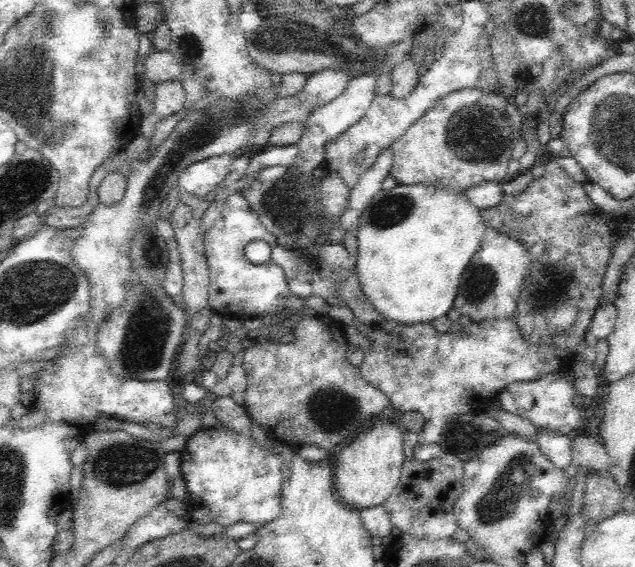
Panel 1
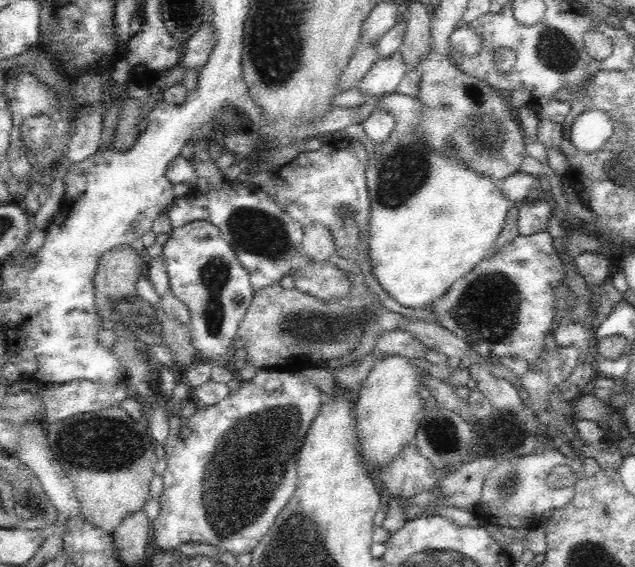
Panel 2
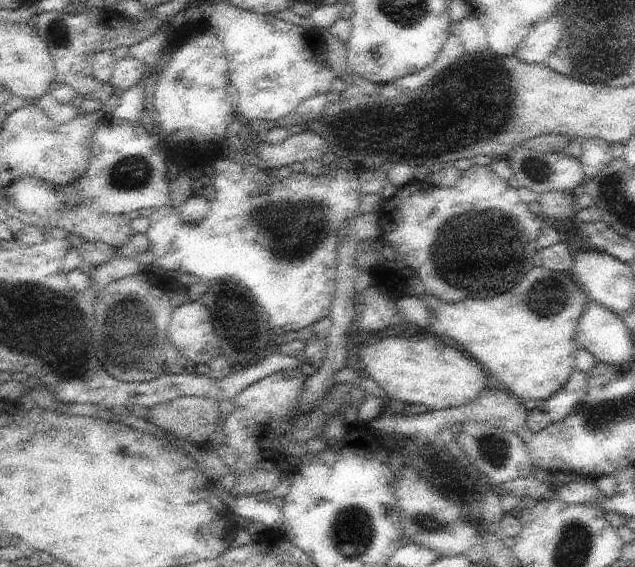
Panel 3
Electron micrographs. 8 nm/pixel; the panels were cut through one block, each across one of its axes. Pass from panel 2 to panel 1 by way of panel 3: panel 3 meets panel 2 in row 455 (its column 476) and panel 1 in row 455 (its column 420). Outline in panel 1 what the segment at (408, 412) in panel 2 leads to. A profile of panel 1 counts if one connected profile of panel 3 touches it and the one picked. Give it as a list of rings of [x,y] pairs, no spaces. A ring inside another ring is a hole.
[[[372,421],[369,429],[361,432],[348,446],[340,450],[333,467],[333,483],[340,501],[354,510],[383,506],[388,497],[393,495],[396,485],[400,482],[402,466],[406,460],[404,454],[404,428],[396,426],[394,421],[380,423]]]

